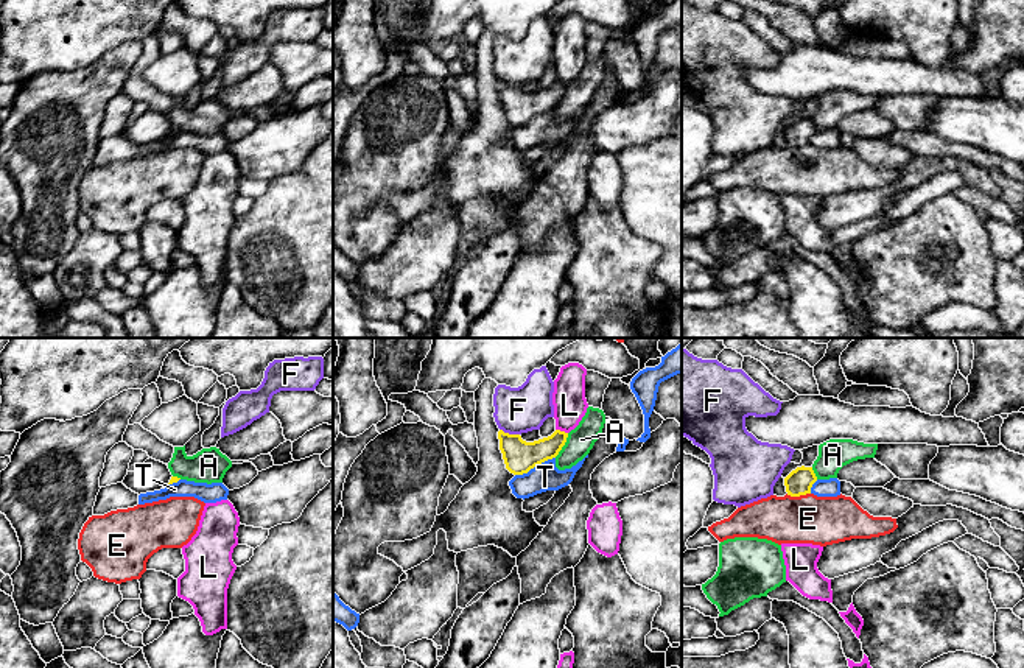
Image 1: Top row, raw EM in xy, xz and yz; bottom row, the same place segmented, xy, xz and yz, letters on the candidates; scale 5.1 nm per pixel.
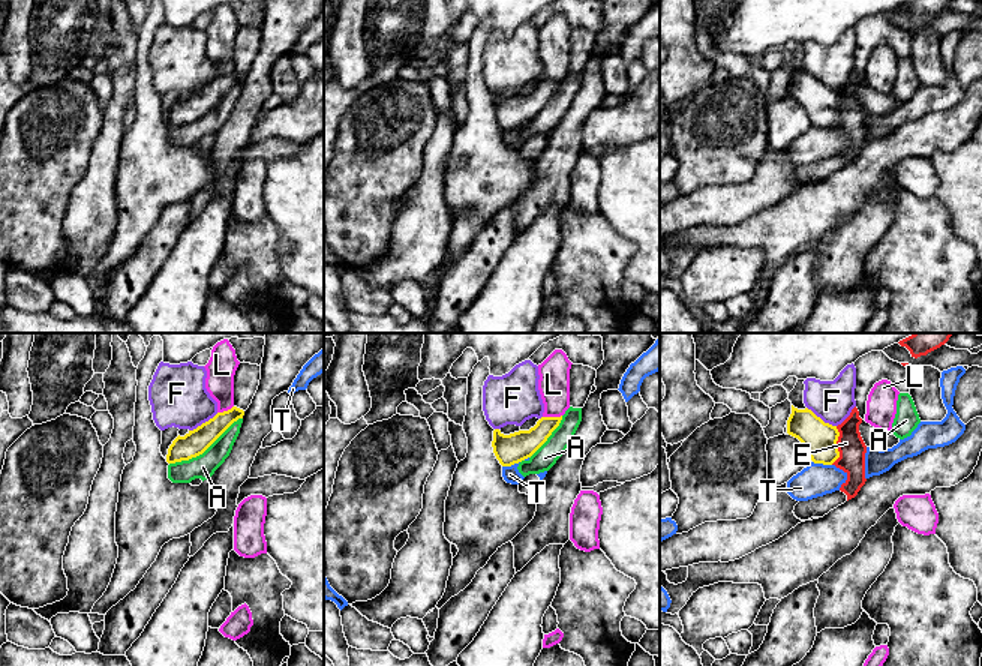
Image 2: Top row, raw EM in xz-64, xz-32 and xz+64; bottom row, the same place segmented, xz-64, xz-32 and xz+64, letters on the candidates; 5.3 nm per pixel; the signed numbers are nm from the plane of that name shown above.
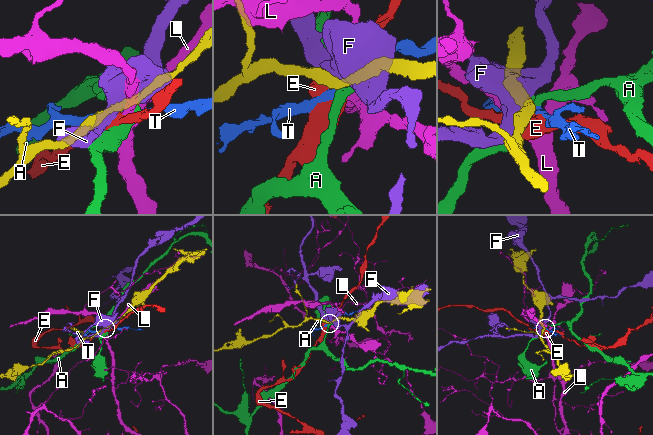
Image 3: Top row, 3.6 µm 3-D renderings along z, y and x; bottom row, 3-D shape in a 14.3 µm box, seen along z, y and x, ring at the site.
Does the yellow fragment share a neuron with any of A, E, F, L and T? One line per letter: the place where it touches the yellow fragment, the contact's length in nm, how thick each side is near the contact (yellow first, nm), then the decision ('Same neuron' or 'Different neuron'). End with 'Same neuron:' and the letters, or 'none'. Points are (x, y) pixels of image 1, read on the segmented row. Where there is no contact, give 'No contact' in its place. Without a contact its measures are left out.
A: Touches yellow at xz (564, 444). Shared border 150 nm. Thickness 170 nm (yellow) against 140 nm. Different neuron
E: Touches yellow at yz (797, 495). Shared border 130 nm. Thickness 140 nm (yellow) against 260 nm. Different neuron
F: Touches yellow at xz (508, 433). Shared border 110 nm. Thickness 170 nm (yellow) against 240 nm. Different neuron
L: Touches yellow at xz (562, 432). Shared border 70 nm. Thickness 160 nm (yellow) against 180 nm. Different neuron
T: Touches yellow at xz (534, 466). Shared border 220 nm. Thickness 170 nm (yellow) against 140 nm. Different neuron
Same neuron: none

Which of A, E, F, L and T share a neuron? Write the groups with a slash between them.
A / E / F / L / T

